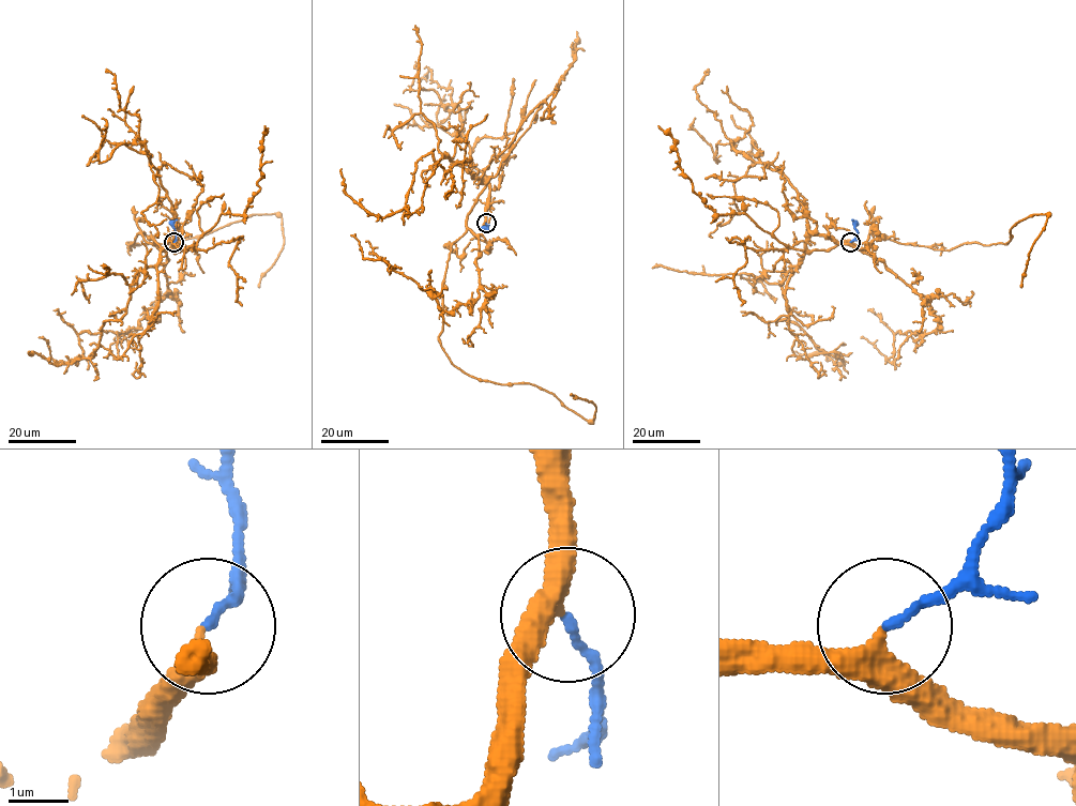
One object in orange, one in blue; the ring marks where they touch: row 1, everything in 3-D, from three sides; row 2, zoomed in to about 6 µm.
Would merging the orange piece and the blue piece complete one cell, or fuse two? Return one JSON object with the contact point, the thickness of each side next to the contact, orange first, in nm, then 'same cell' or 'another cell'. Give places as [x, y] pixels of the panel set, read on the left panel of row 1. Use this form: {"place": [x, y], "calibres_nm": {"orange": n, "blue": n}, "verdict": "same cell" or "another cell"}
{"place": [173, 242], "calibres_nm": {"orange": 280, "blue": 130}, "verdict": "same cell"}

